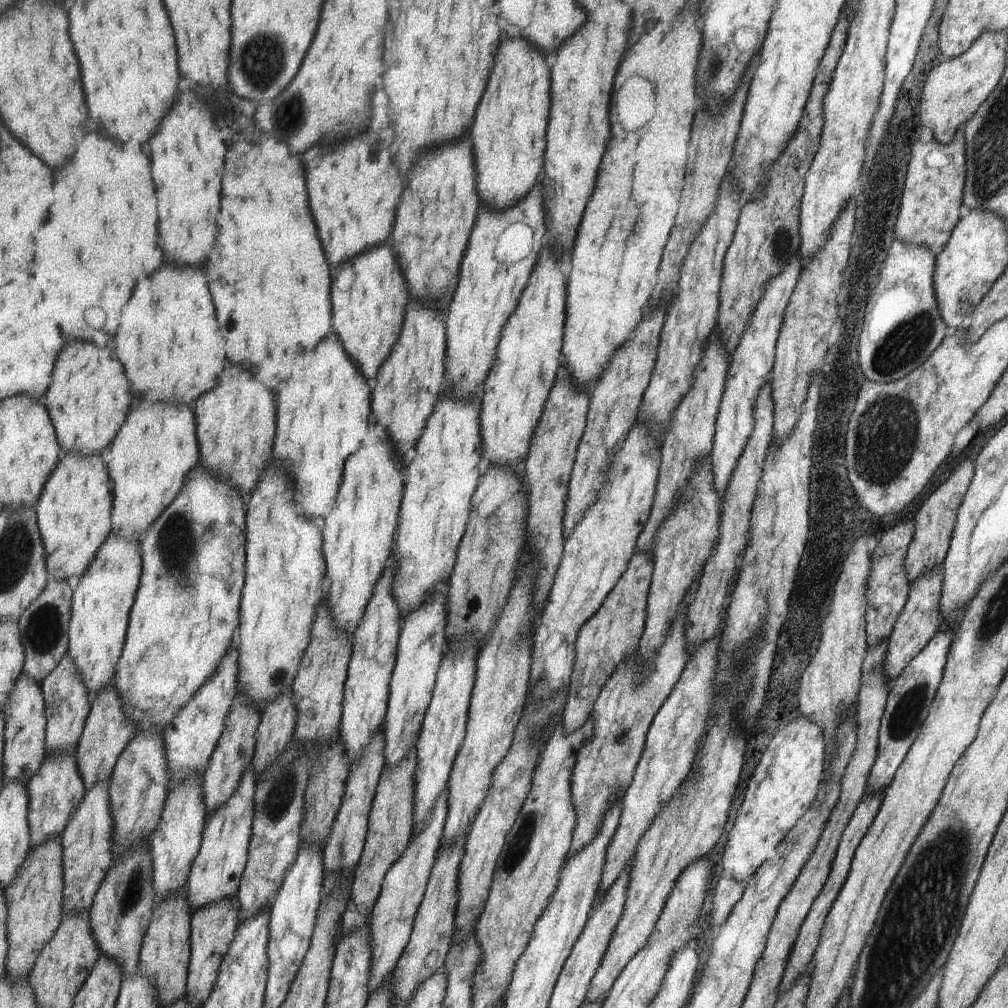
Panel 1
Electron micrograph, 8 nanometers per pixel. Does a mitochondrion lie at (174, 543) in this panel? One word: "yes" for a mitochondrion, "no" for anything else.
yes

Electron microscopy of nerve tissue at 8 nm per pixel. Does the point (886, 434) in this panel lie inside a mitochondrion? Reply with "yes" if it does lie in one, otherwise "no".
yes

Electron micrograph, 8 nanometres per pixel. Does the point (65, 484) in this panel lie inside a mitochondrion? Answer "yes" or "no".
no

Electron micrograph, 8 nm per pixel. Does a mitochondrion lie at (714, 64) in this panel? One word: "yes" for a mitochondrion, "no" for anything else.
yes

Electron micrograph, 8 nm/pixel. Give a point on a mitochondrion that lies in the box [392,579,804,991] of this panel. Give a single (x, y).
(519, 846)

